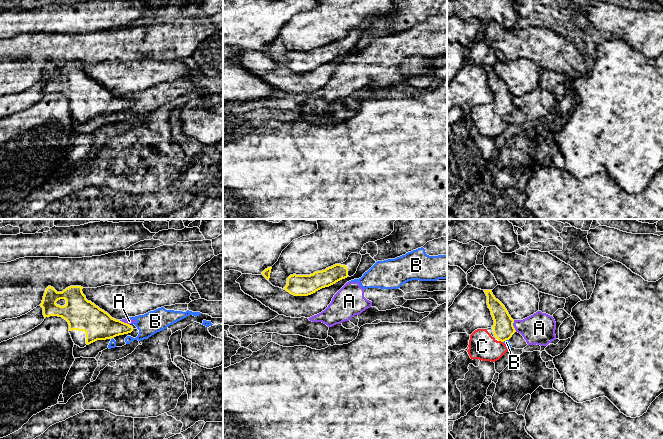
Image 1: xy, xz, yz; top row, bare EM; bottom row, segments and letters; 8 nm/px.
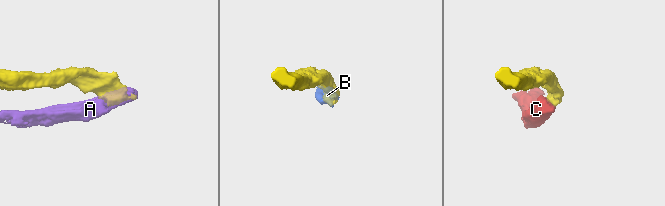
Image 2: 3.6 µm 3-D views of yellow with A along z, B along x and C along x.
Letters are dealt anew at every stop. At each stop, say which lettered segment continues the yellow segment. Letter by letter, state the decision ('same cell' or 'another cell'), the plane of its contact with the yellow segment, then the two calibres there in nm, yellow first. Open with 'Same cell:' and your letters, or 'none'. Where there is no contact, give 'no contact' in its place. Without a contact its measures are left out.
Same cell: C
A: another cell; contact in yz; calibres 170 and 260 nm
B: another cell; contact in yz; calibres 170 and 40 nm
C: same cell; contact in yz; calibres 170 and 220 nm

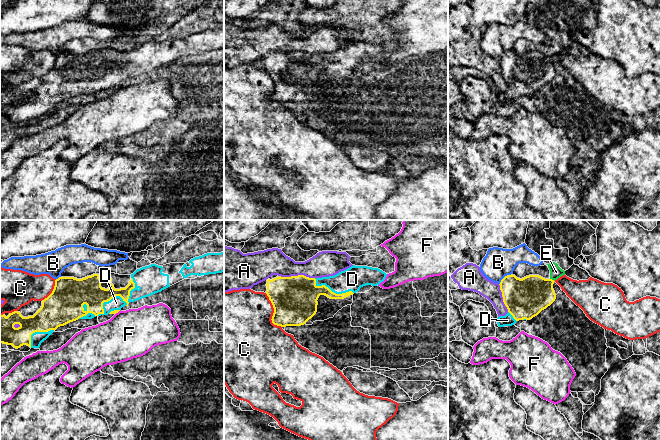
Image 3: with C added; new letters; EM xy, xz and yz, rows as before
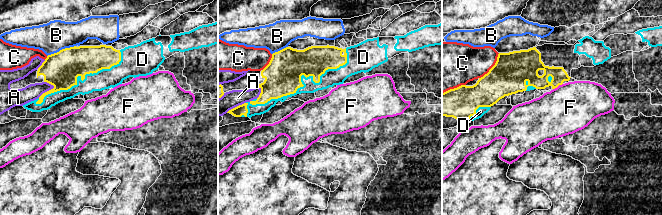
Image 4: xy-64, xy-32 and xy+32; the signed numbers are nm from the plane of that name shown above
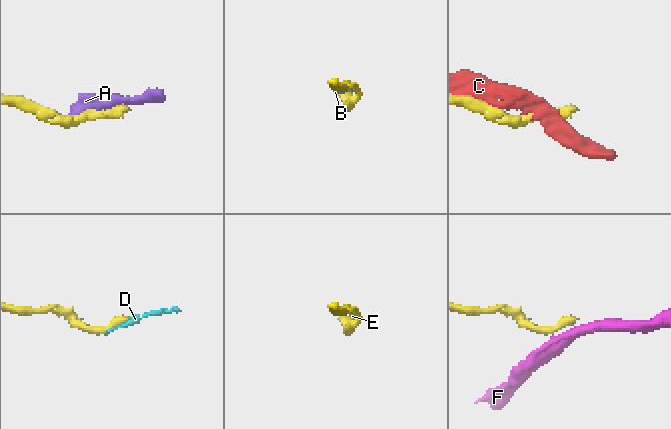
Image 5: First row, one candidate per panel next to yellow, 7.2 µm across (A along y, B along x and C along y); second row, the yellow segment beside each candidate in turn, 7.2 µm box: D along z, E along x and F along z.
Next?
Same cell: D
A: another cell; contact in xz; calibres 360 and 220 nm
B: another cell; contact in yz; calibres 320 and 240 nm
C: another cell; contact in xz; calibres 360 and 440 nm
D: same cell; contact in xy; calibres 200 and 110 nm
E: another cell; contact in yz; calibres 320 and 100 nm
F: another cell; contact in xy; calibres 30 and 380 nm

